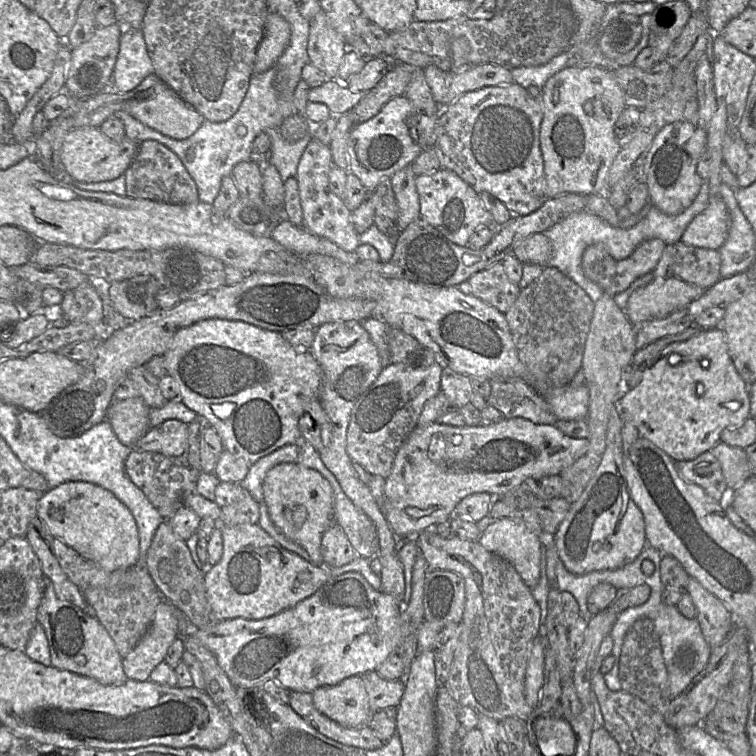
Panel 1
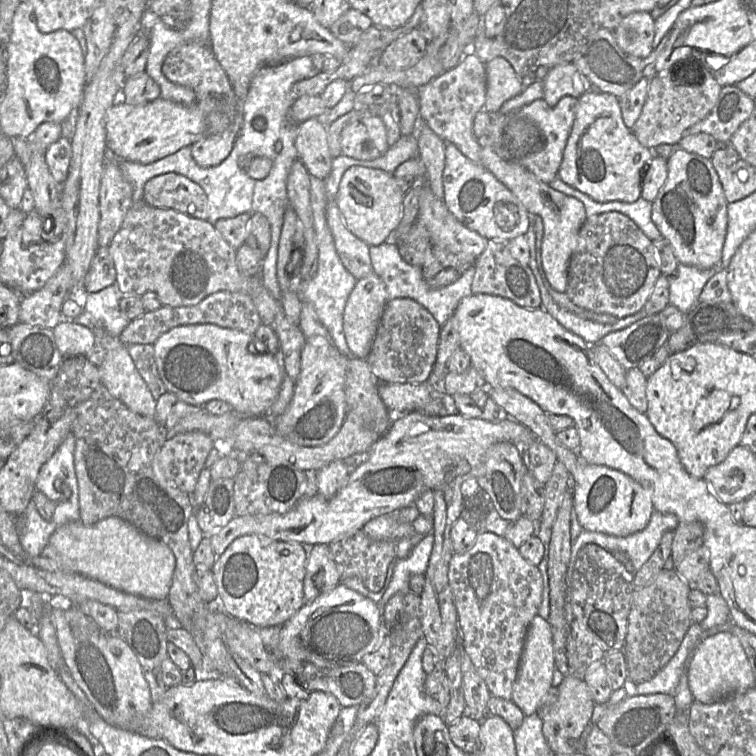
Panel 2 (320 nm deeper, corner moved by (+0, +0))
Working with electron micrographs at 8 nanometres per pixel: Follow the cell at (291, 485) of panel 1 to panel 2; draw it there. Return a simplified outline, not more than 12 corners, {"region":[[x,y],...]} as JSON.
{"region":[[326,544],[308,550],[305,602],[341,583]]}

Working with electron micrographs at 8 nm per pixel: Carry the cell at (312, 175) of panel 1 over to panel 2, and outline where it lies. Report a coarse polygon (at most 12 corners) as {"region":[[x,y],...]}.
{"region":[[335,200],[326,218],[337,254],[357,280],[374,272],[369,246],[347,229]]}

